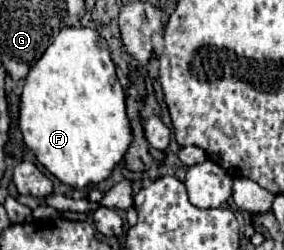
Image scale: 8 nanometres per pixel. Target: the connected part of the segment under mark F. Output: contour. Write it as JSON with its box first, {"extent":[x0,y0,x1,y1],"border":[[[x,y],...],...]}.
{"extent":[20,26,132,188],"border":[[[82,26],[62,28],[42,58],[32,66],[20,96],[20,130],[38,162],[72,188],[98,184],[112,174],[132,142],[132,128],[126,114],[124,88],[116,76],[108,44],[96,30]]]}

